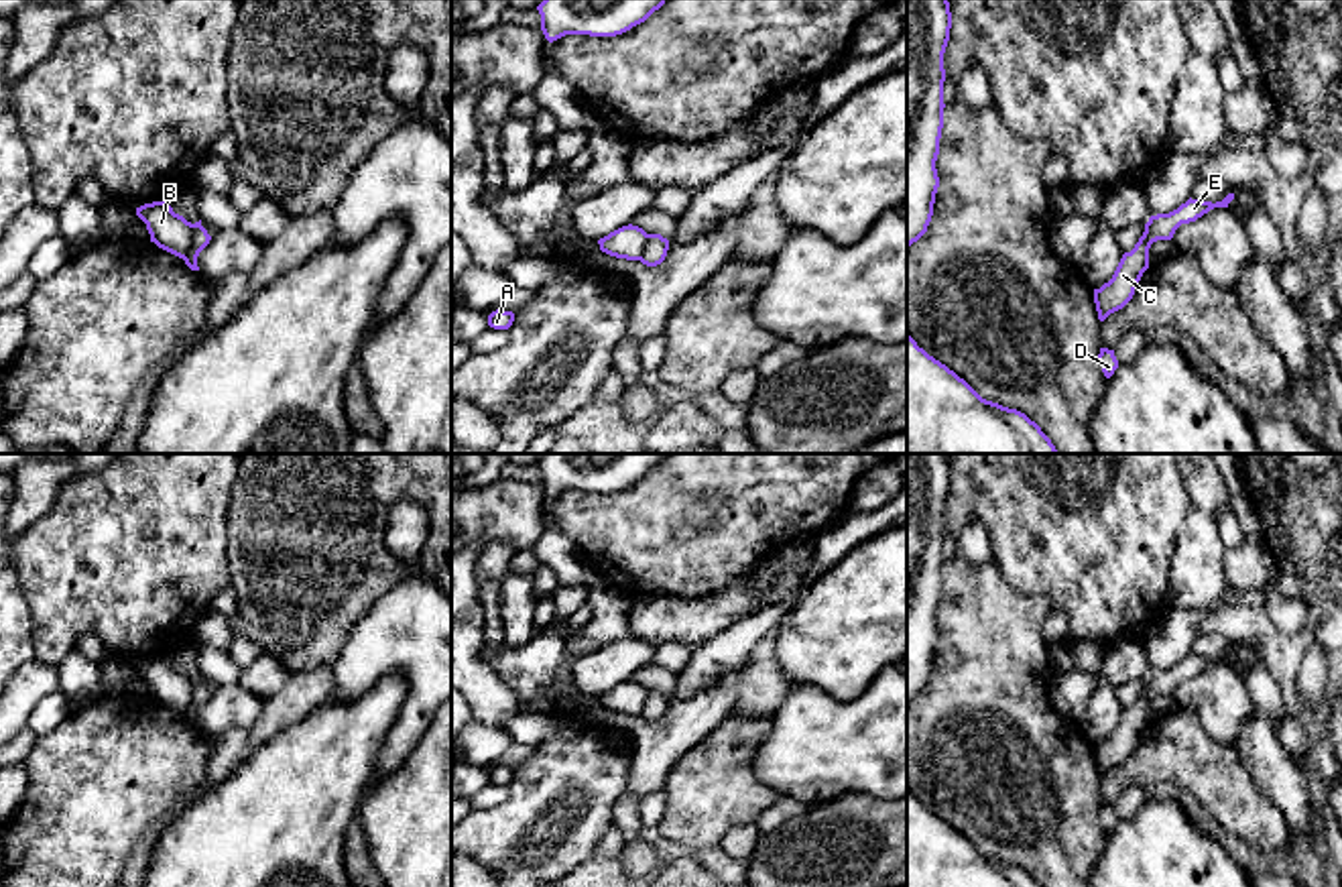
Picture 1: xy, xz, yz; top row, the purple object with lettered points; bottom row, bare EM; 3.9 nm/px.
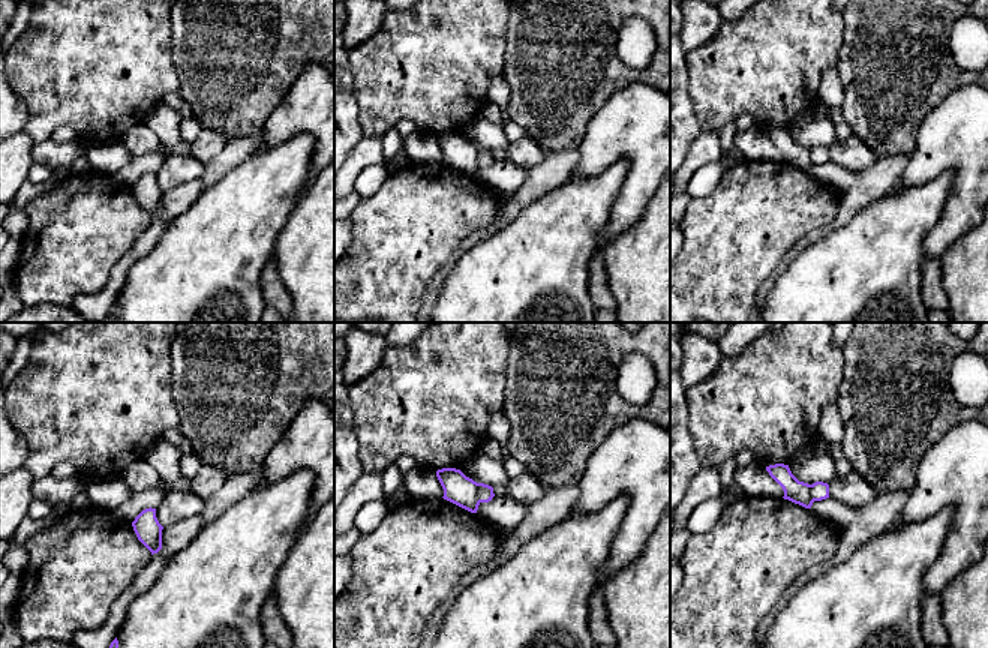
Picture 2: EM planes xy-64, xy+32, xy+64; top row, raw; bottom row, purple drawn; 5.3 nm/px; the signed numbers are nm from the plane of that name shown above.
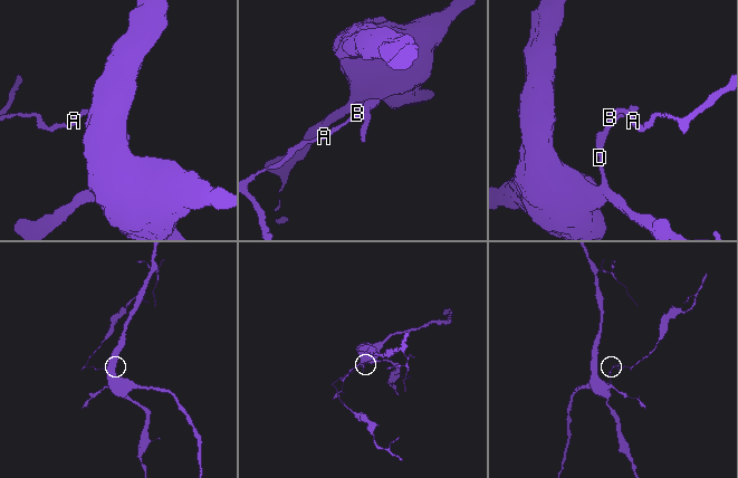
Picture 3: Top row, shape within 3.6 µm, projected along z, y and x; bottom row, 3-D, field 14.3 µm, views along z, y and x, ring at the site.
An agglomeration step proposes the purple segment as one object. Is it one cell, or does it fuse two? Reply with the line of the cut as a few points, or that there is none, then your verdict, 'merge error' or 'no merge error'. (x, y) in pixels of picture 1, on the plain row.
cut in xy along (194, 680), (194, 698), (181, 713); merge error

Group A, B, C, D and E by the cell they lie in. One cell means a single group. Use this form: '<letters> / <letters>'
A B / C D E

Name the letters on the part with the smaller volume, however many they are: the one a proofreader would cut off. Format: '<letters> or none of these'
A, B

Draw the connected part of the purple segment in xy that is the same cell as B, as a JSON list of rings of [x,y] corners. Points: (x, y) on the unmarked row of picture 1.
[[[152,657],[136,663],[136,671],[146,679],[150,698],[183,714],[193,700],[193,679],[175,669],[169,657]]]

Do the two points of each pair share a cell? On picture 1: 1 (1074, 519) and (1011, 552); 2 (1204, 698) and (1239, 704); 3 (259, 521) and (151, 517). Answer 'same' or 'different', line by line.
1: same
2: same
3: different

